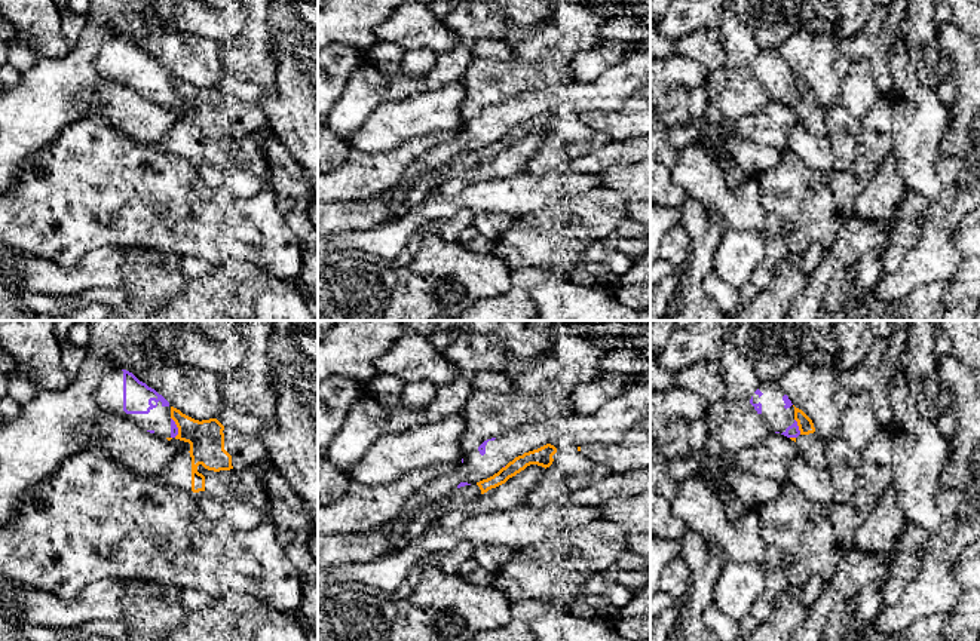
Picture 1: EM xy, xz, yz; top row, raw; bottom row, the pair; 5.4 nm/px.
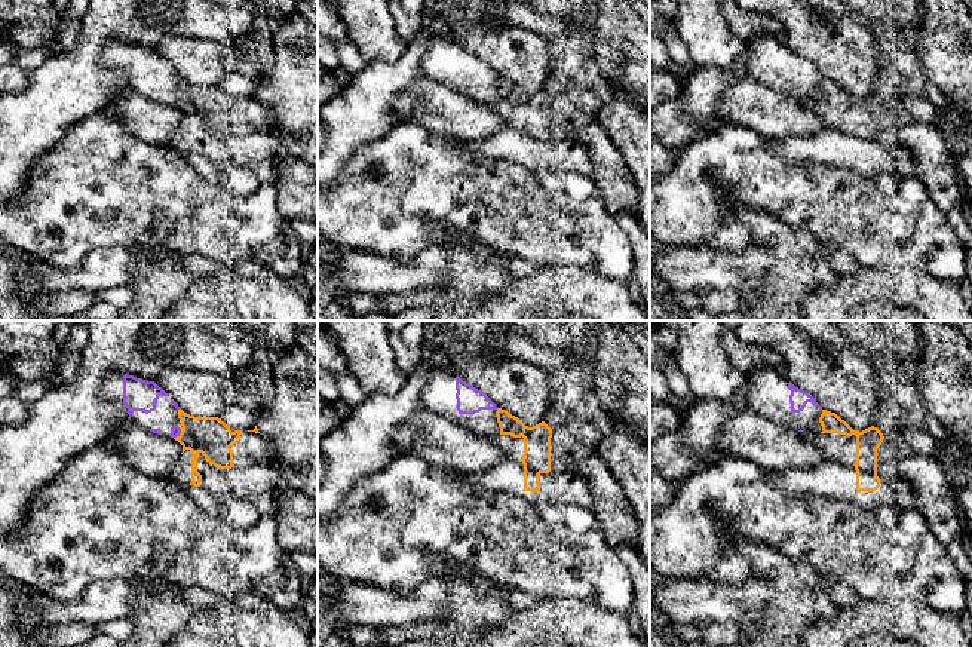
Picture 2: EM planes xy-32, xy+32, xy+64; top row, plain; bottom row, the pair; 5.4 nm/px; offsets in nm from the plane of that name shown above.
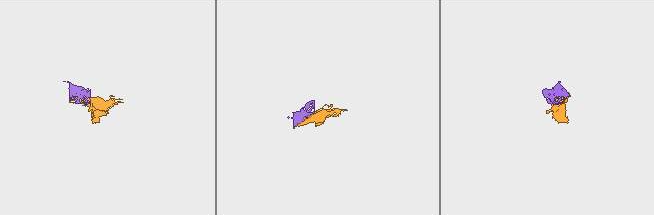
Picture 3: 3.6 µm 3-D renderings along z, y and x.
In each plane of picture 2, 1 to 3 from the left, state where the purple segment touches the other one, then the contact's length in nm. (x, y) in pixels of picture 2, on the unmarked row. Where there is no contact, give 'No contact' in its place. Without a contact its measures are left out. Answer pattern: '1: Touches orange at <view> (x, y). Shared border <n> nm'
1: Touches orange at xy-32 (180, 101). Shared border 70 nm
2: No contact
3: No contact

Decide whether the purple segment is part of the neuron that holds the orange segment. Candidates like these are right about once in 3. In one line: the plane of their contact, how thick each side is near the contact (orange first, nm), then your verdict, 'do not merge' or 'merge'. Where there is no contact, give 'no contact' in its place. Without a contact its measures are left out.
meets orange in yz; 80 nm thick on the orange side, 70 nm on the other; do not merge

